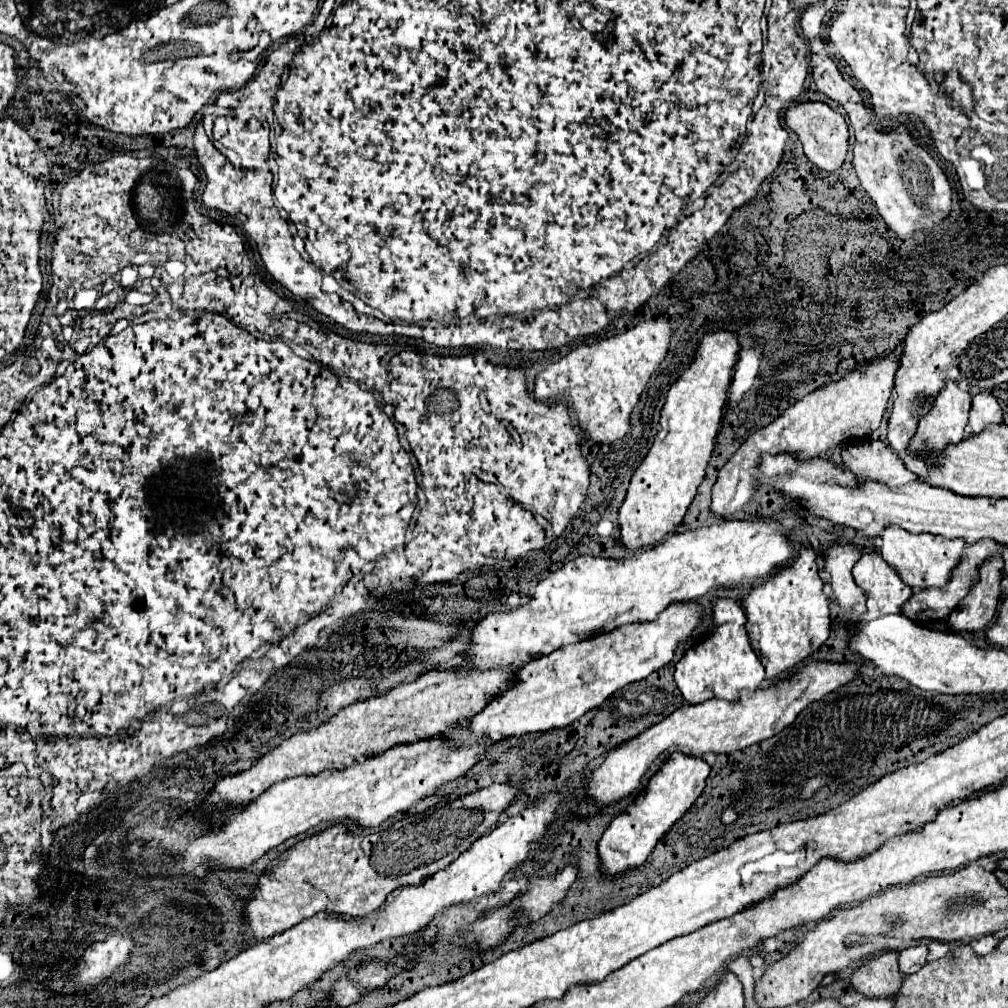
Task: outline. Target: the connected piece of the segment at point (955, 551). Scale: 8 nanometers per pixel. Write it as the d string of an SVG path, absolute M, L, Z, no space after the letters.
M887 525L881 533L881 555L889 565L897 567L899 577L911 587L911 589L925 589L925 587L941 587L949 581L949 571L957 565L957 559L963 553L965 541L961 539L945 539L941 535L931 533L907 533L897 525Z

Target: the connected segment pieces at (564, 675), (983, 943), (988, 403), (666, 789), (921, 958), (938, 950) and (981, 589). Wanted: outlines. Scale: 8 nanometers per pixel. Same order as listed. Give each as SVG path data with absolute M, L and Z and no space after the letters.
M677 603L661 611L655 621L623 625L621 629L613 629L613 633L601 633L589 637L589 641L557 649L515 671L515 683L495 695L481 713L473 715L465 729L469 729L473 737L485 735L487 741L495 743L505 737L523 737L527 733L567 727L583 713L599 707L611 693L667 665L677 645L691 637L699 621L701 607L697 603Z
M993 934L984 936L980 939L975 939L970 943L977 956L984 956L991 953L993 948L995 948L998 944L999 940L997 940Z
M977 393L971 399L971 413L969 413L969 425L967 425L967 437L977 435L987 425L997 425L1003 421L1001 407L997 399L991 393Z
M671 753L669 759L661 765L661 769L649 779L647 787L635 797L635 801L611 821L609 829L603 833L599 841L599 859L601 871L615 875L631 867L639 867L647 861L657 841L669 831L669 827L685 815L685 811L695 803L705 787L705 779L709 777L711 767L705 759Z
M917 945L917 947L907 947L903 951L899 951L899 971L903 975L911 975L917 973L927 961L927 949L925 945Z
M929 943L927 949L929 949L929 957L927 957L927 961L941 959L941 957L945 957L945 955L951 951L951 947L949 947L947 943Z
M991 555L979 565L979 579L969 595L949 615L949 625L957 631L981 631L991 625L999 603L999 583L1003 579L1001 555Z

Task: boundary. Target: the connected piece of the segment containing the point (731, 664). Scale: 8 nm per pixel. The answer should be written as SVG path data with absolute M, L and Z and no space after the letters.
M711 597L711 607L715 621L713 631L701 643L689 647L675 665L675 683L685 701L693 705L709 701L713 697L733 701L733 697L737 697L741 689L755 691L765 679L765 669L747 637L747 617L741 603L727 597Z

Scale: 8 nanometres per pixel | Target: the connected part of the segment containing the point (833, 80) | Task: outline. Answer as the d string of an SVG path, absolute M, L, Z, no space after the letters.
M813 53L813 57L811 57L811 69L813 71L817 71L815 65L819 65L819 77L813 77L817 89L821 93L825 93L831 101L837 99L835 103L845 105L851 99L851 89L849 87L853 87L853 85L843 79L843 75L839 73L835 61L829 55L825 55L825 53L823 55L821 53Z

